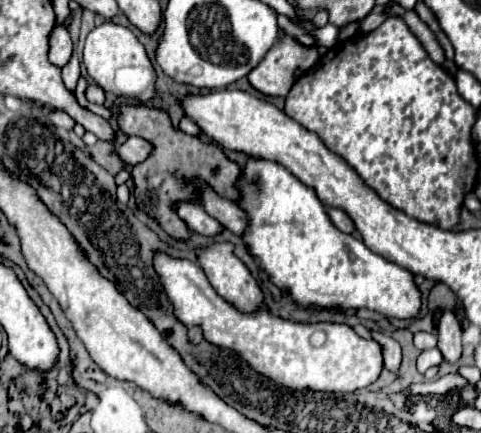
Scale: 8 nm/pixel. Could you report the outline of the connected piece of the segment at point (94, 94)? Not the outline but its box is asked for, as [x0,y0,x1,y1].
[85,85,105,105]

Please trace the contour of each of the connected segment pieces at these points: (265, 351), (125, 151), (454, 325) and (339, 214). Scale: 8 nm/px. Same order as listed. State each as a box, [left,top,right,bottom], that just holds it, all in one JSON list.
[[155,253,383,393],[117,137,151,167],[437,313,463,363],[325,207,355,233]]

